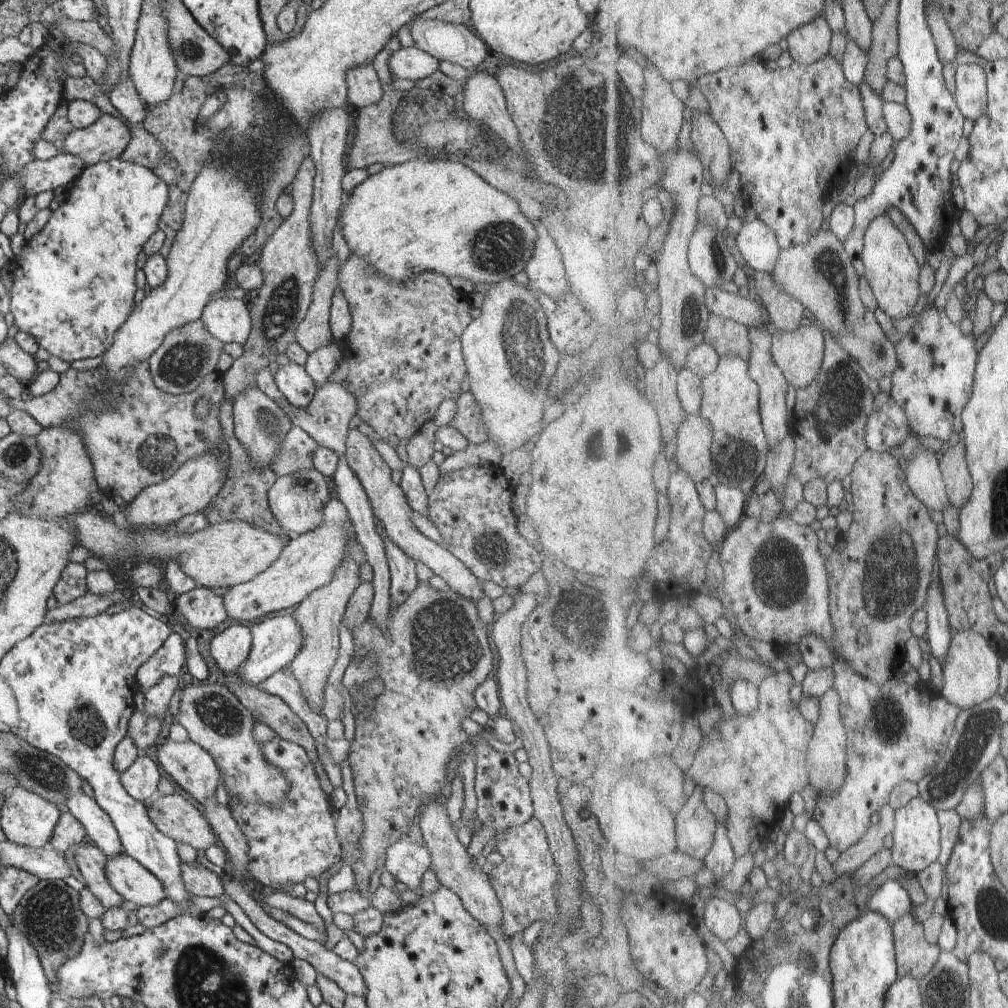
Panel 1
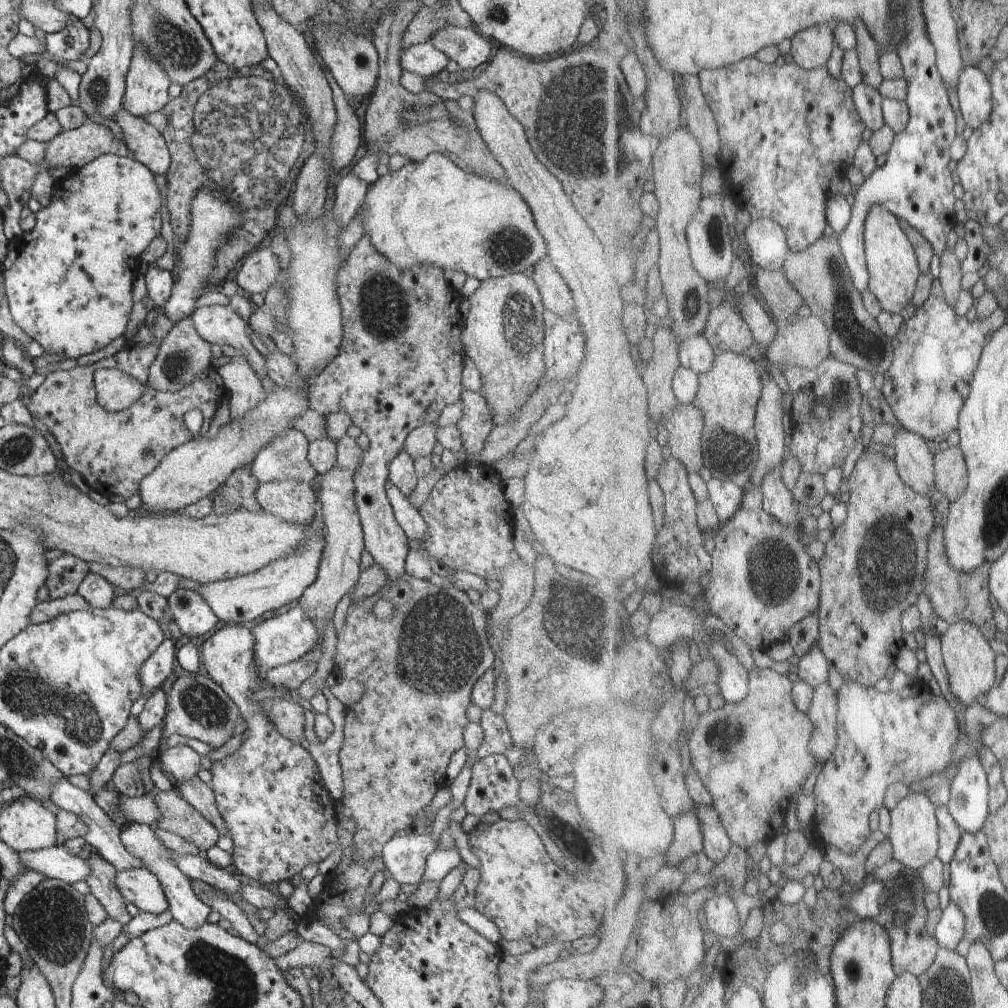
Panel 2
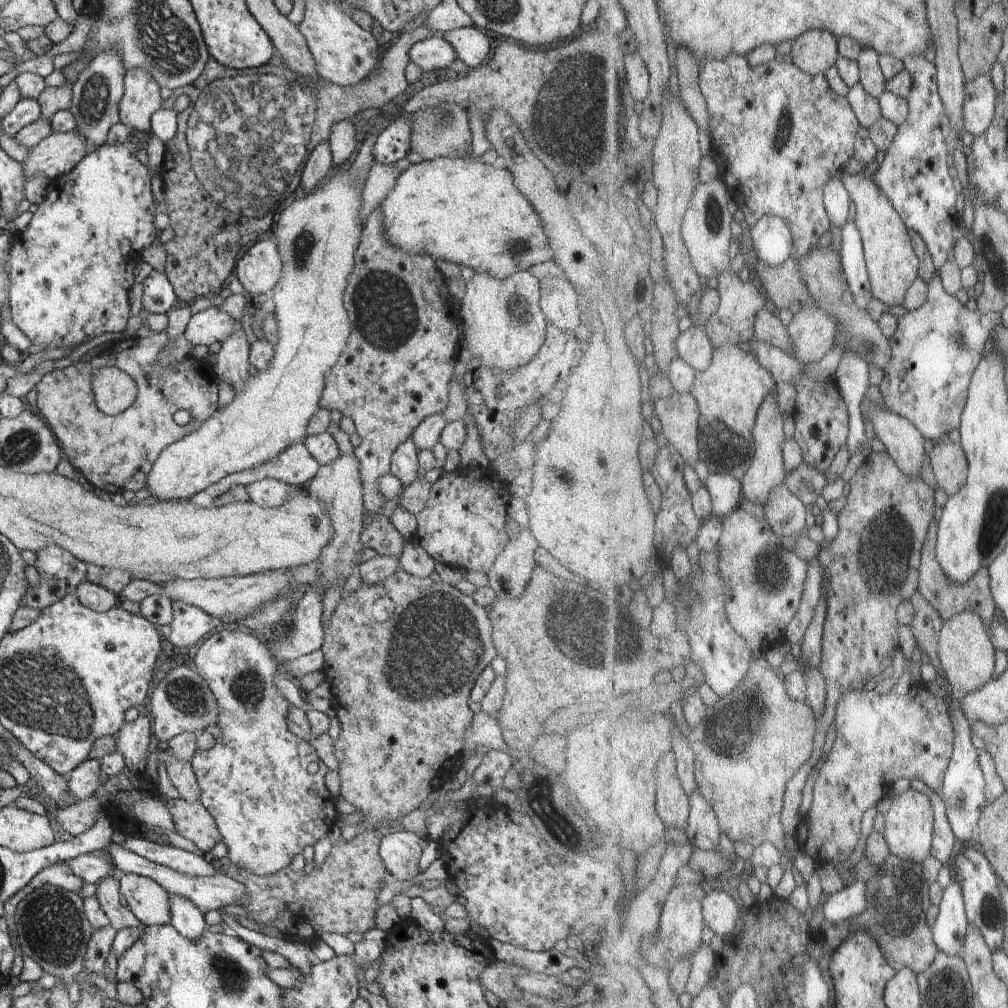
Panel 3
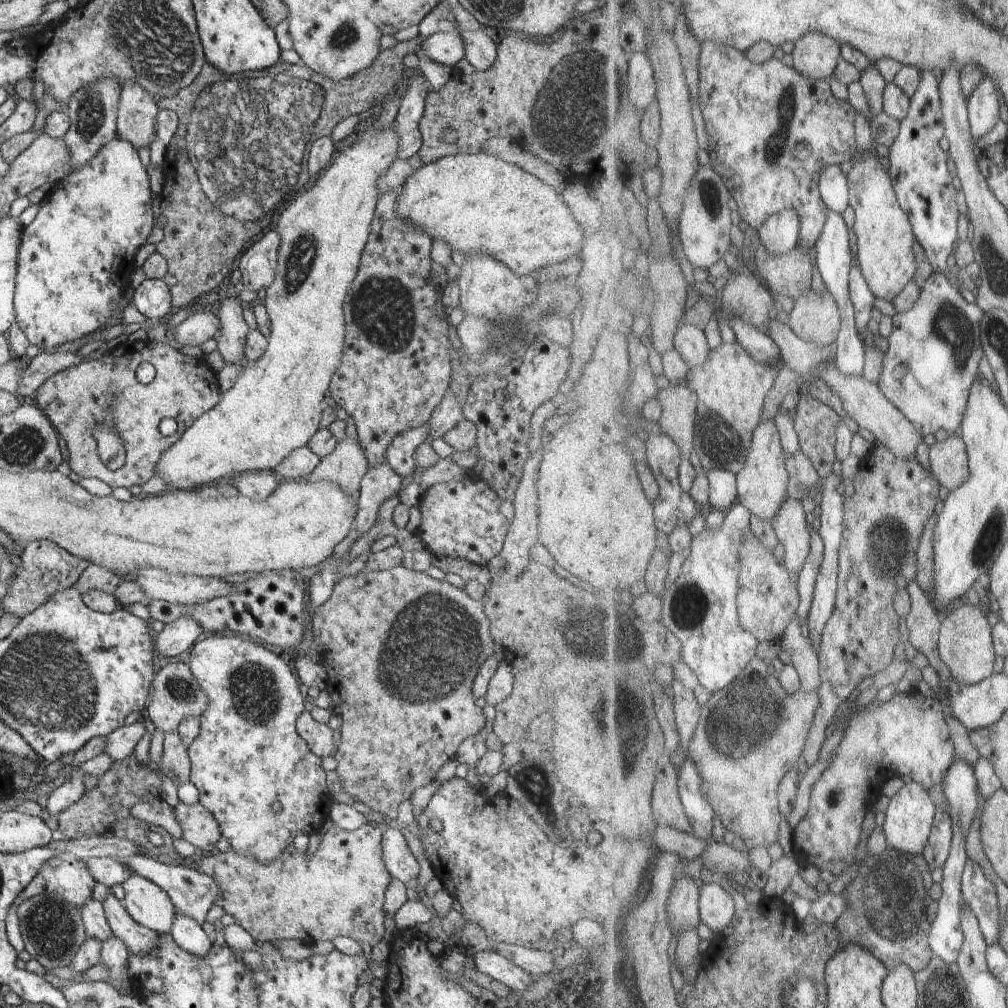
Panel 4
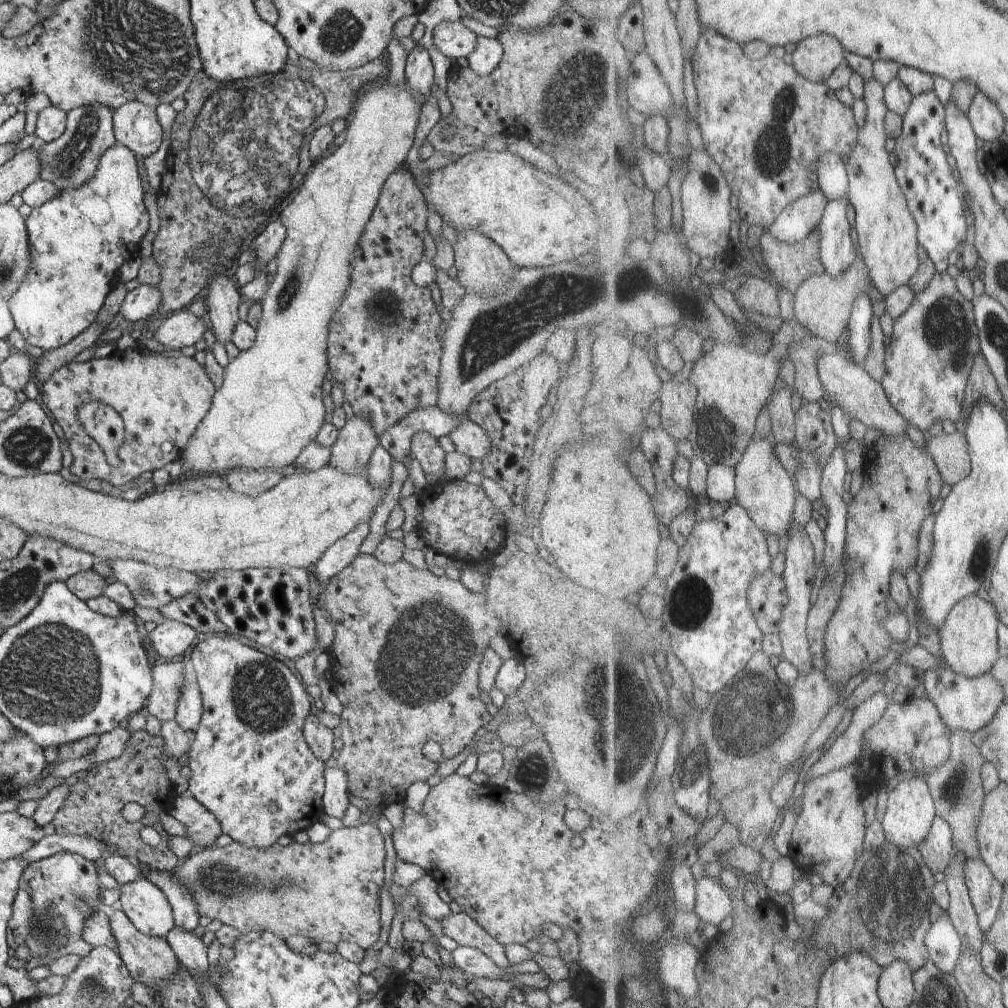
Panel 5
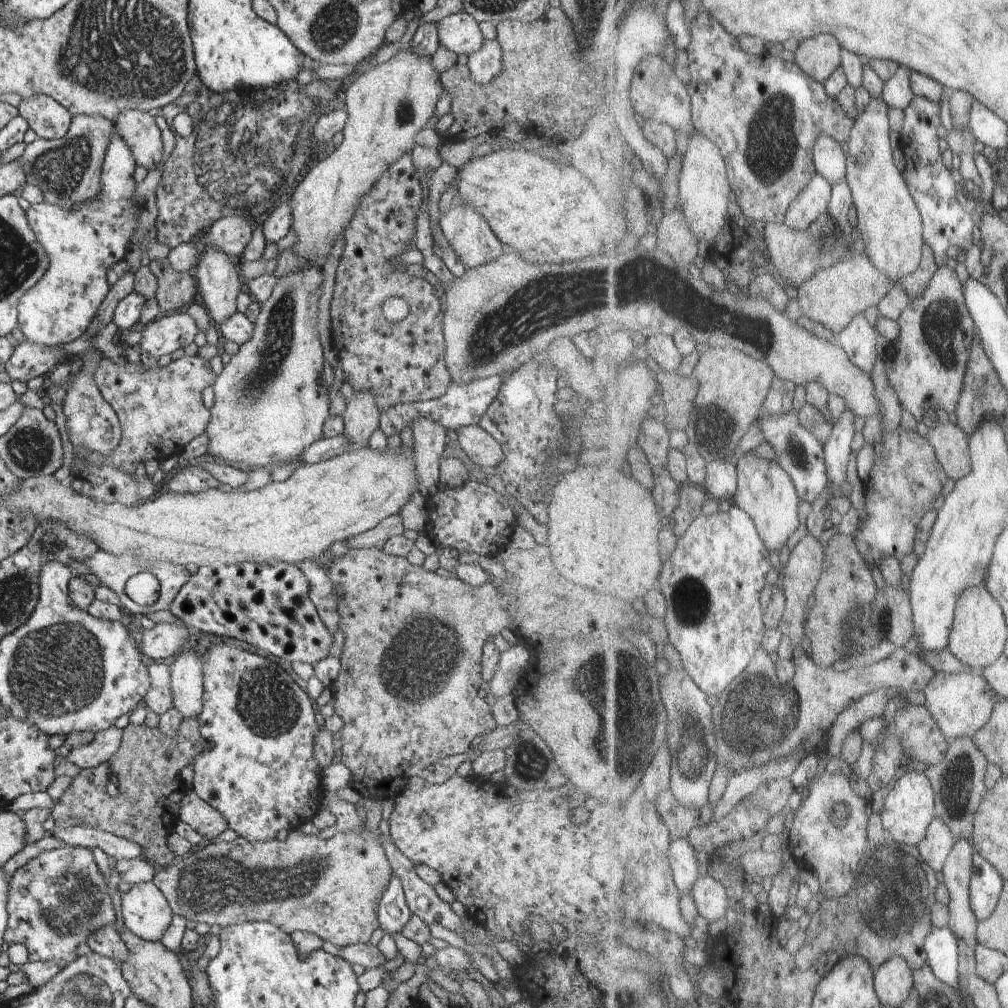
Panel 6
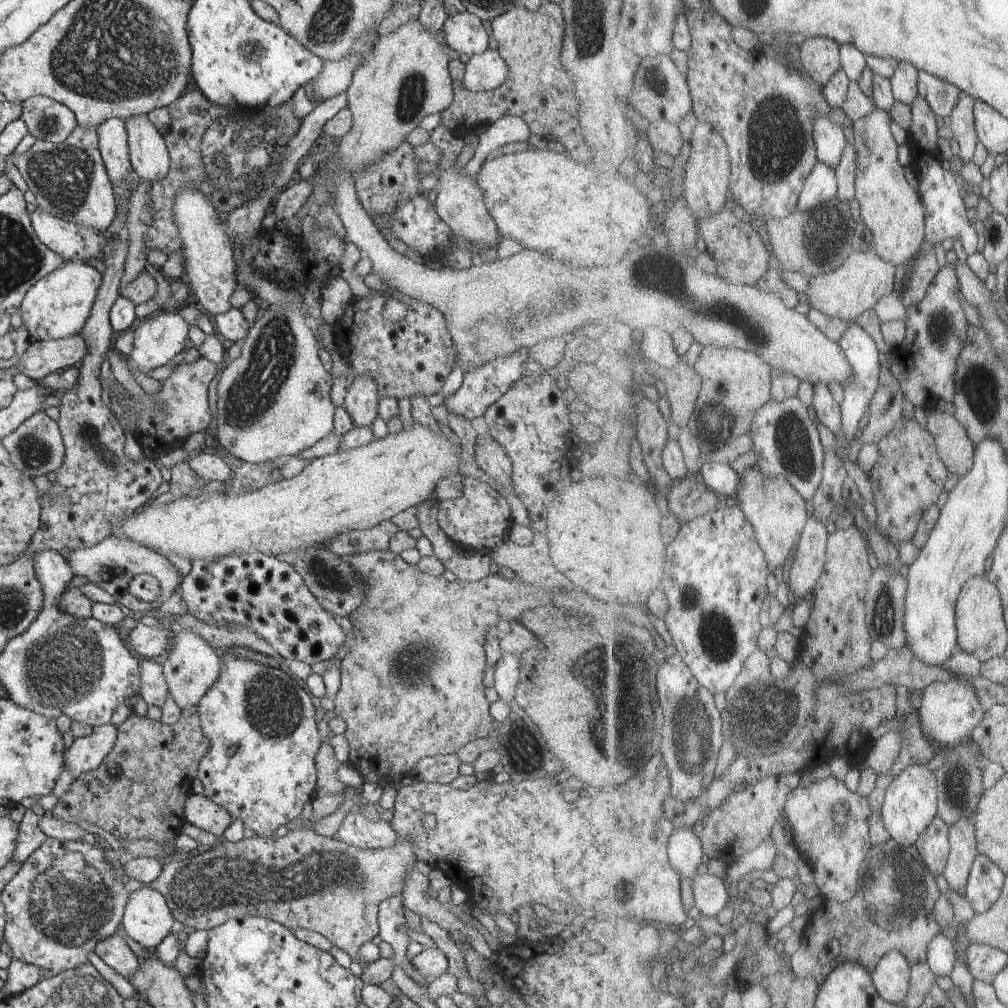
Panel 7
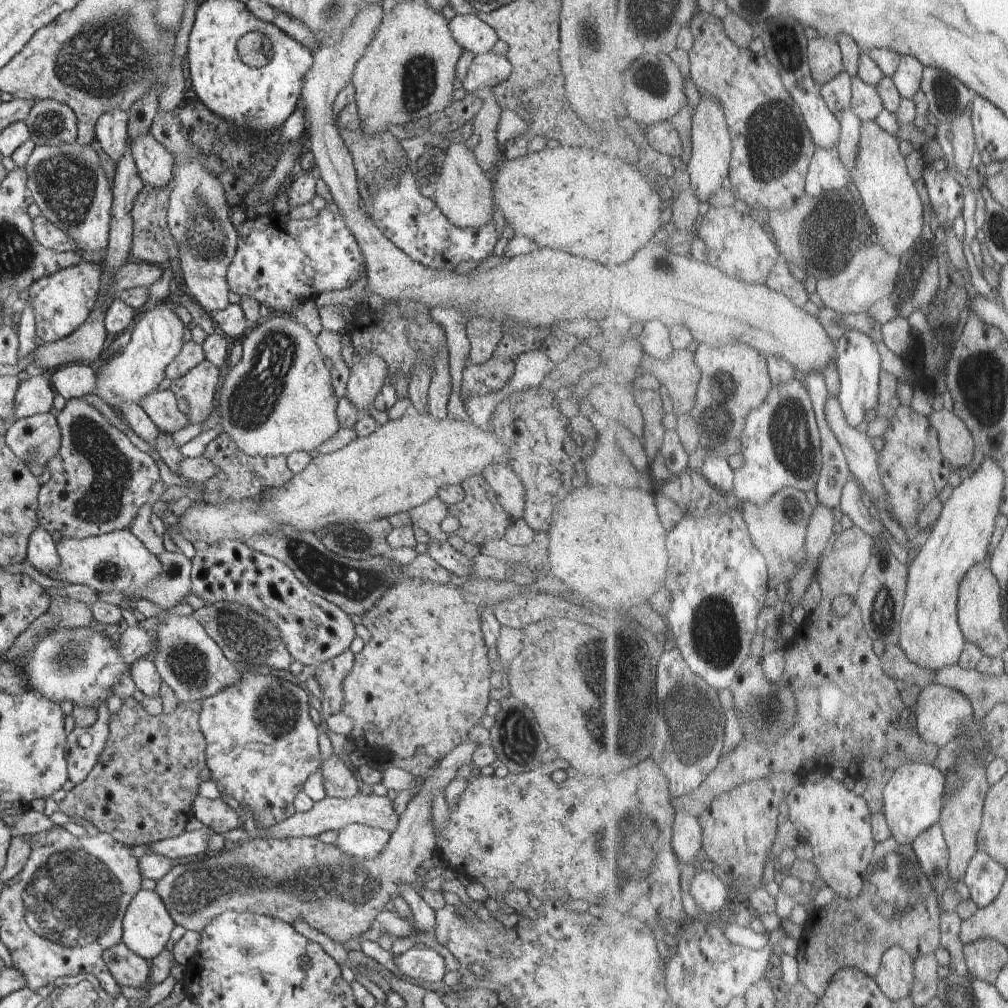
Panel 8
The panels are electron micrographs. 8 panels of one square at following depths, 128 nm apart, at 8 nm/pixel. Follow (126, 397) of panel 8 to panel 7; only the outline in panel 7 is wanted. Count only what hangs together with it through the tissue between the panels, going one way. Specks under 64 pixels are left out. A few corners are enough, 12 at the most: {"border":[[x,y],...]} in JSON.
{"border":[[158,312],[134,331],[129,368],[154,376],[184,350],[189,324]]}

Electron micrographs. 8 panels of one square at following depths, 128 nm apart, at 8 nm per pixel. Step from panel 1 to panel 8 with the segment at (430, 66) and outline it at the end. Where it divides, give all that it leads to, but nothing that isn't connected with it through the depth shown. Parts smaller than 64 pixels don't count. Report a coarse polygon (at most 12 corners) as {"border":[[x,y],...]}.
{"border":[[474,12],[449,21],[454,40],[486,54],[499,39]]}

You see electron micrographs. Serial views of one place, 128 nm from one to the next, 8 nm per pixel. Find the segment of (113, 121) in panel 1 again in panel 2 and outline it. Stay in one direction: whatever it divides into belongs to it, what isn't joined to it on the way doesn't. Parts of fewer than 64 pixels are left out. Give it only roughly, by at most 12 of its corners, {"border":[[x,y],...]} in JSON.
{"border":[[88,121],[49,140],[44,165],[79,169],[130,157],[108,126]]}

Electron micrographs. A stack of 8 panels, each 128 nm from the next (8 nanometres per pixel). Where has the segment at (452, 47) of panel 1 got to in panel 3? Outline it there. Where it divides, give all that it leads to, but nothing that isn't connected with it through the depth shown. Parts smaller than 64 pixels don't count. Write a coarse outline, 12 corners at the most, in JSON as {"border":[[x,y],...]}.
{"border":[[476,26],[441,34],[470,70],[490,56],[490,40]]}

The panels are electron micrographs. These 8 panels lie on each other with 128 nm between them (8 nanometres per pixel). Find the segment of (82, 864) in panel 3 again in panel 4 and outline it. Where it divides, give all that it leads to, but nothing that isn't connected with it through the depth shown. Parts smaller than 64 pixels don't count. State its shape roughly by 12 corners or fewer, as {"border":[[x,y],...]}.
{"border":[[109,855],[86,859],[95,882],[122,884],[132,873],[123,860]]}

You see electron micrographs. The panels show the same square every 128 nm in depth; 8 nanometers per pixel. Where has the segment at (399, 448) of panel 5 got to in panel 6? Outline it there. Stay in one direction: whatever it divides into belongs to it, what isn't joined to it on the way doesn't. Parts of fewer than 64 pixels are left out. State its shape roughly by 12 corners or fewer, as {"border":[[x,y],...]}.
{"border":[[496,375],[450,384],[440,398],[390,407],[379,429],[390,438],[424,416],[456,432],[478,425],[496,398]]}

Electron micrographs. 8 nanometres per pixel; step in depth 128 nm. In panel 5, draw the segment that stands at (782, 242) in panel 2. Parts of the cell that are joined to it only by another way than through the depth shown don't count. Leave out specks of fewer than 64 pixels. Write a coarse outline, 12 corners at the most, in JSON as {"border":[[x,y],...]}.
{"border":[[823,190],[784,210],[768,232],[784,242],[806,240],[831,201]]}

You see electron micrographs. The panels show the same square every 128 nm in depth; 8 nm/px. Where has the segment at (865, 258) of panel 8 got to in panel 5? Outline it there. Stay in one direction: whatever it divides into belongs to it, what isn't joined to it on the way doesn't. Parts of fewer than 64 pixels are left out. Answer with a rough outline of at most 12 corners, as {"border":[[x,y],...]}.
{"border":[[867,260],[809,278],[794,318],[839,342],[860,296],[875,294]]}

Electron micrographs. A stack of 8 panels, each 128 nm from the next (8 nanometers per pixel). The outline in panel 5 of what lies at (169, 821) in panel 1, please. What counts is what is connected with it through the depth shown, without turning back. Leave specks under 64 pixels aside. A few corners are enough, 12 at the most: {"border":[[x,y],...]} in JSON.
{"border":[[188,792],[170,813],[201,847],[215,846],[221,824]]}

